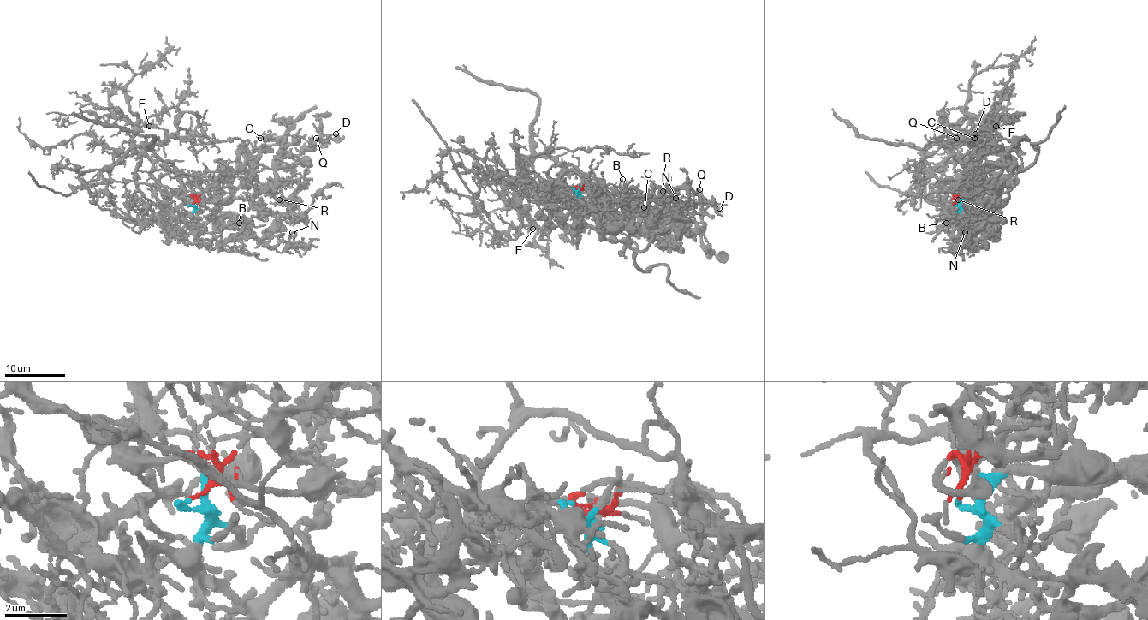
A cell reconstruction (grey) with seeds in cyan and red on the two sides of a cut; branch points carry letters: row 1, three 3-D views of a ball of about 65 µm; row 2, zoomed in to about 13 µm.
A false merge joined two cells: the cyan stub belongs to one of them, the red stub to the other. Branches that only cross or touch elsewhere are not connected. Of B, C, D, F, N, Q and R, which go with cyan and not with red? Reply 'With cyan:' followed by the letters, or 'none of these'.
With cyan: B, C, D, N, Q, R

